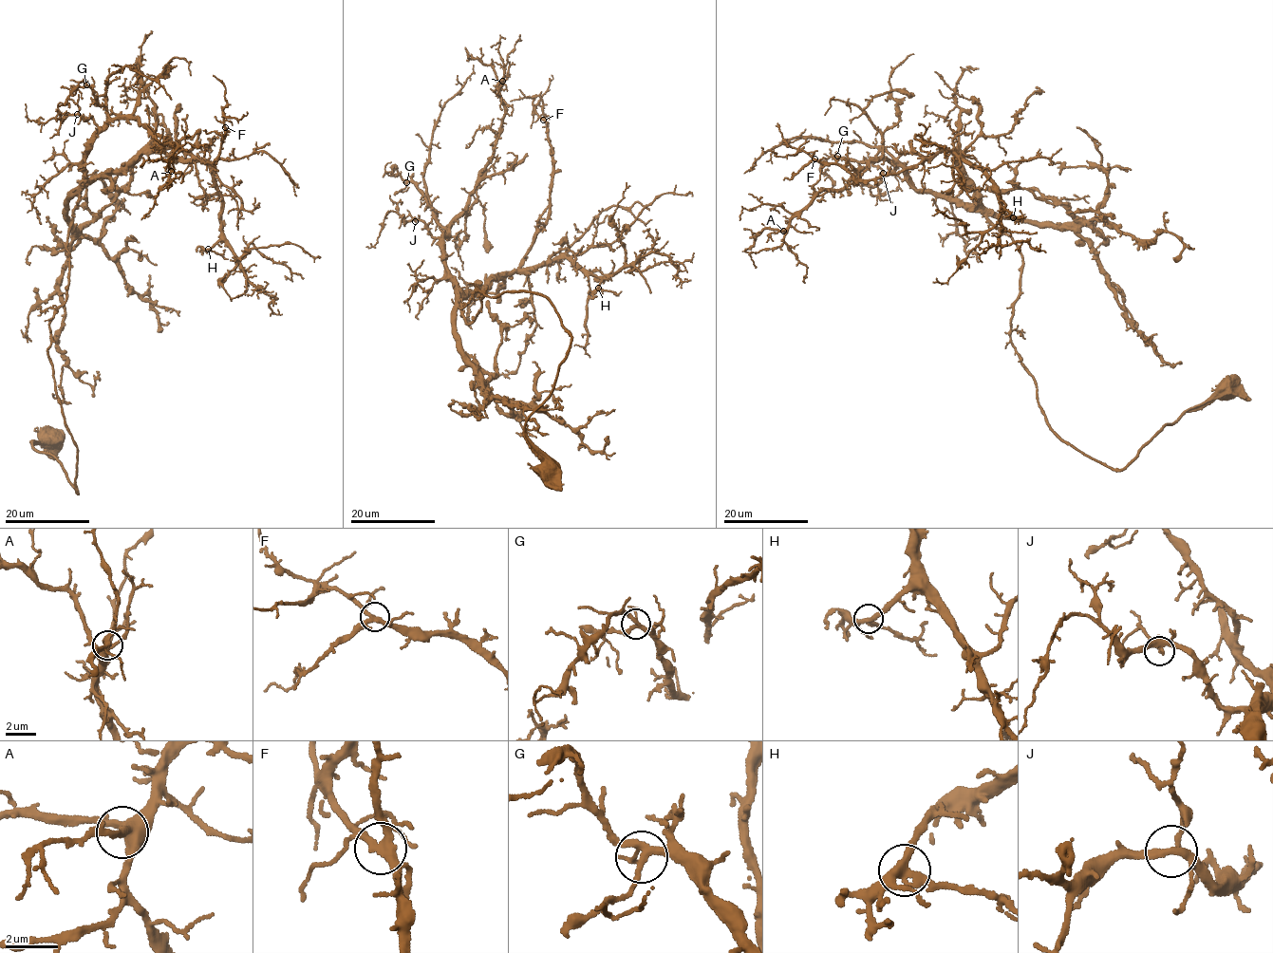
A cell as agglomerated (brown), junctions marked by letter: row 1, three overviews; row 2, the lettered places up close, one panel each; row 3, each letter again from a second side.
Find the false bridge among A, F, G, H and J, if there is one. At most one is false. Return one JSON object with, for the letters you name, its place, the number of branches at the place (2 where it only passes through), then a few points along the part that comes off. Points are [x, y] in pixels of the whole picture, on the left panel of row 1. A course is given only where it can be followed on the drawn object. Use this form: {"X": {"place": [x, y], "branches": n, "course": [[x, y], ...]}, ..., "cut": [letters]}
{"cut": []}

